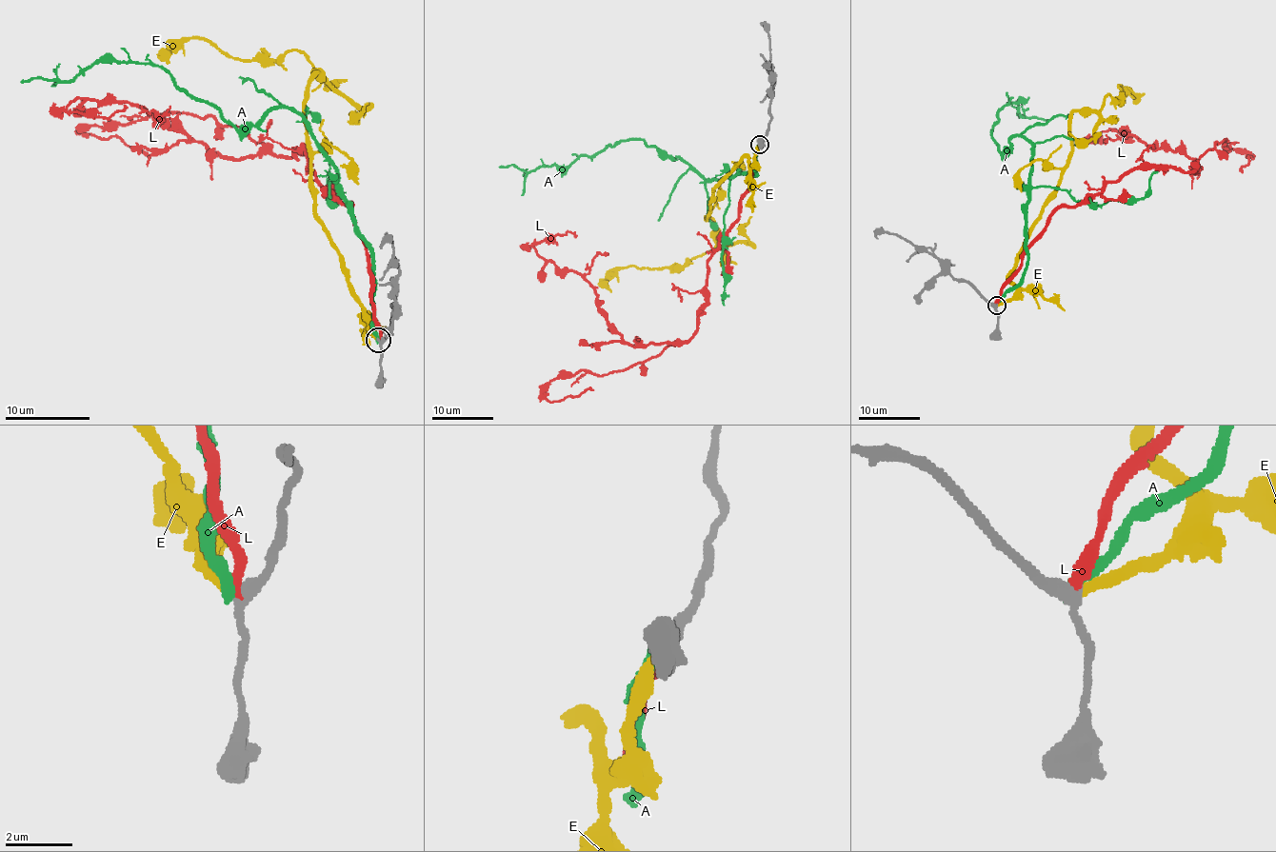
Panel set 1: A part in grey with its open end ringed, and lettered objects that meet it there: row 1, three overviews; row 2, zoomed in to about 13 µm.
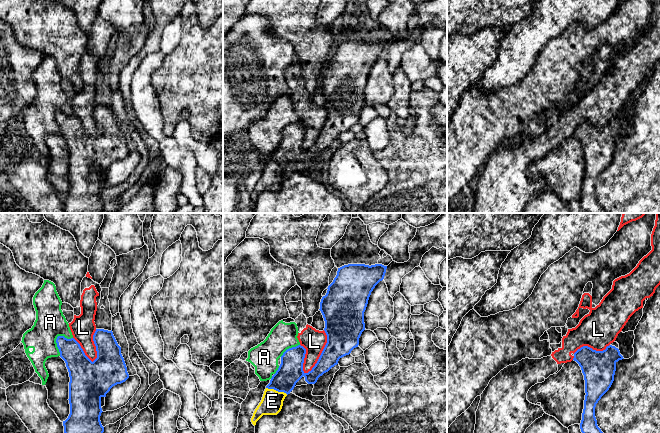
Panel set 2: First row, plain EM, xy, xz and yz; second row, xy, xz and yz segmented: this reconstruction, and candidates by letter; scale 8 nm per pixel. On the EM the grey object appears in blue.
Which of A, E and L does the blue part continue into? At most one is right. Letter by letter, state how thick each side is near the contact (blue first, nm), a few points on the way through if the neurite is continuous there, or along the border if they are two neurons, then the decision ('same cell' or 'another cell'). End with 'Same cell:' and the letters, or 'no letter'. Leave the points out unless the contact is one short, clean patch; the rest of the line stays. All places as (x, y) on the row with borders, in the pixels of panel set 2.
A: 180 nm thick on the blue side, 240 nm on the other; another cell
E: 200 nm thick on the blue side, 180 nm on the other; same cell
L: 280 nm thick on the blue side, 190 nm on the other; another cell
Same cell: E

